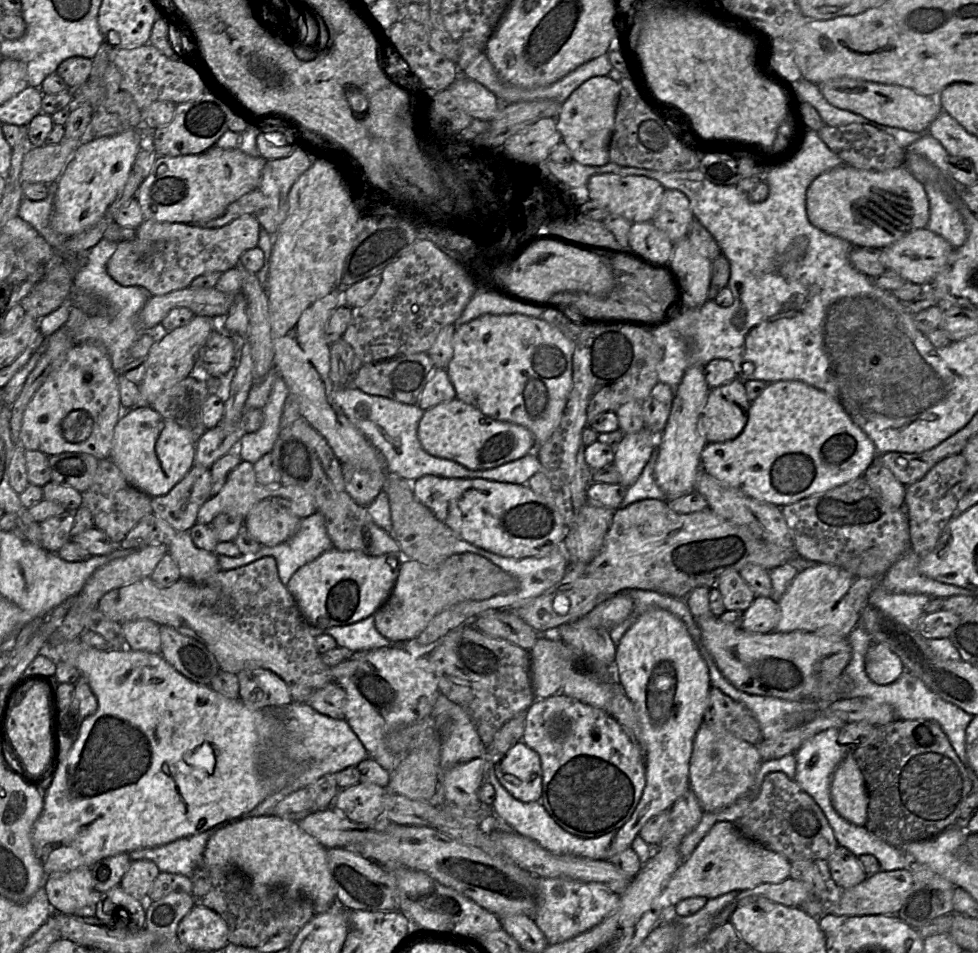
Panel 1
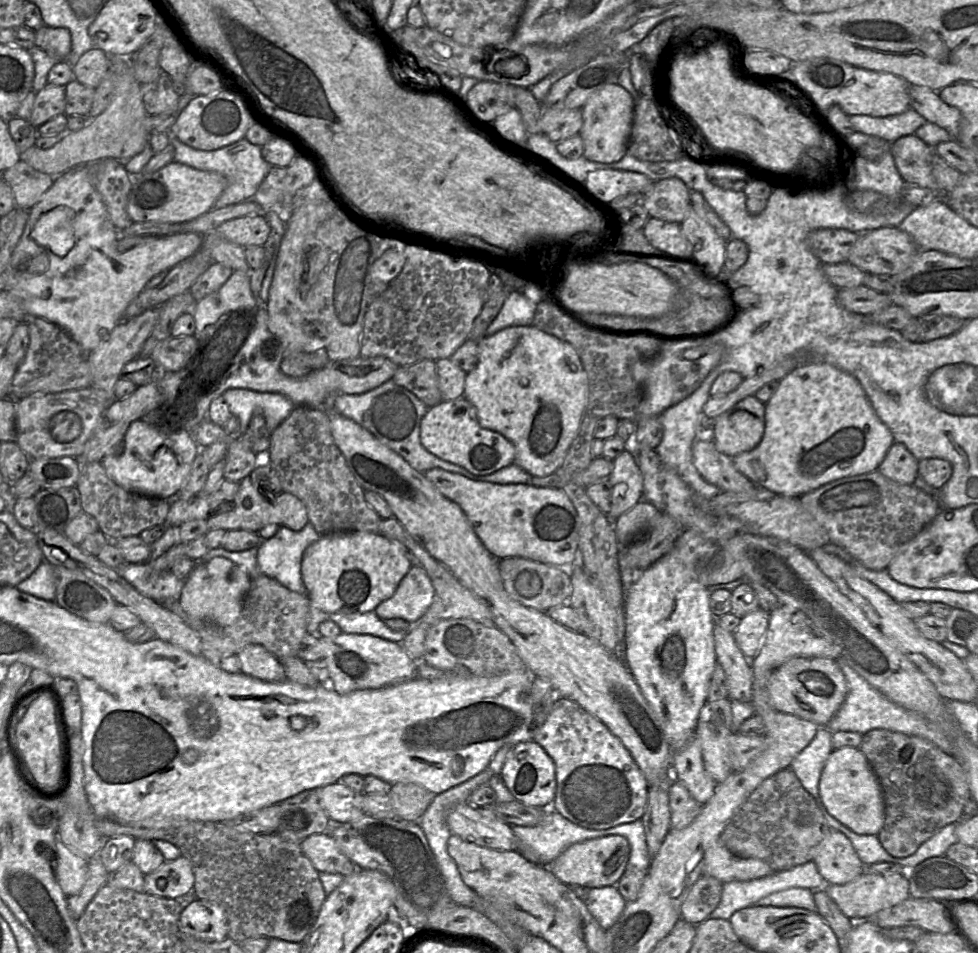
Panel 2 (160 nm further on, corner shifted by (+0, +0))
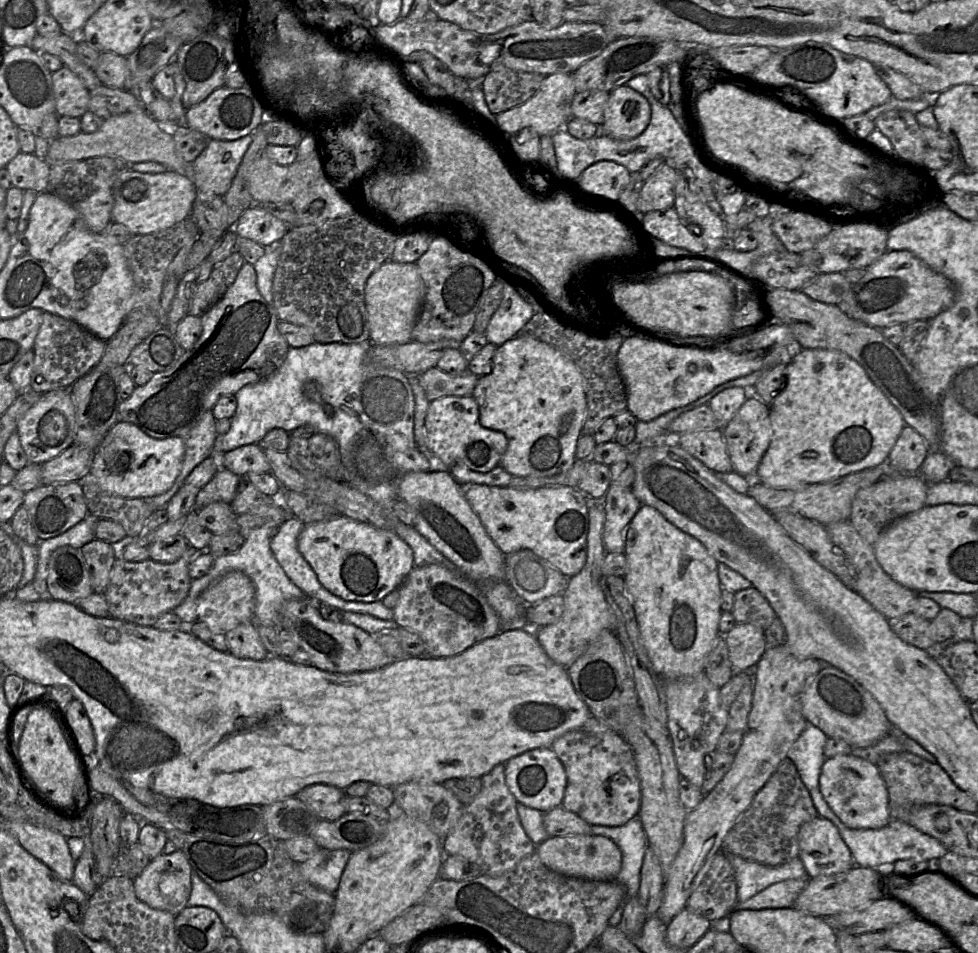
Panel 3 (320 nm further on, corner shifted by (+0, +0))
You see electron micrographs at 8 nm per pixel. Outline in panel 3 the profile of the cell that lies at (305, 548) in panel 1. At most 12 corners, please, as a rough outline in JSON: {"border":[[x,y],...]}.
{"border":[[290,516],[270,548],[310,598],[341,611],[394,618],[382,601],[347,601],[329,592],[298,549],[305,523]]}

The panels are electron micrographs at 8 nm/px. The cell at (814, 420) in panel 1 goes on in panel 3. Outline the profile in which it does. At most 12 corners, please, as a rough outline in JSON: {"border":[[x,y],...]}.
{"border":[[803,348],[768,406],[761,483],[878,466],[906,425],[864,368]]}

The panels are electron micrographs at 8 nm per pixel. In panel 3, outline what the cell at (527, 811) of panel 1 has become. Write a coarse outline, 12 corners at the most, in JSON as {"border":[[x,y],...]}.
{"border":[[639,816],[621,826],[592,825],[622,852],[615,879],[625,896],[609,920],[618,926],[638,895],[647,836]]}

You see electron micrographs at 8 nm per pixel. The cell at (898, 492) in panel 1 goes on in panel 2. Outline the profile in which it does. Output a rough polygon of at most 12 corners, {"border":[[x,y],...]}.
{"border":[[894,442],[877,471],[912,485],[918,463],[904,444]]}

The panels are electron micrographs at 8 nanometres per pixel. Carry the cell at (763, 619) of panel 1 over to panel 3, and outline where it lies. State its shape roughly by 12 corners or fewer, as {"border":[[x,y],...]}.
{"border":[[737,623],[725,635],[734,673],[753,671],[768,648],[764,629]]}

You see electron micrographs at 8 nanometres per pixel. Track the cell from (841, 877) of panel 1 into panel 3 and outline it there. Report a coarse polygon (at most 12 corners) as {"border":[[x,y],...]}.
{"border":[[801,826],[799,857],[810,878],[855,865],[837,827]]}

